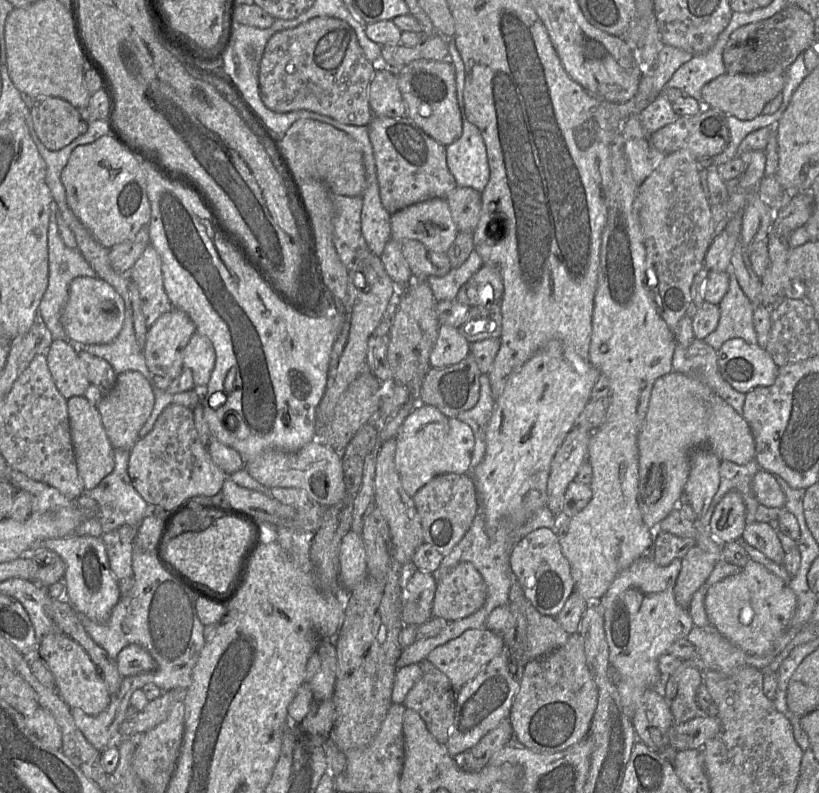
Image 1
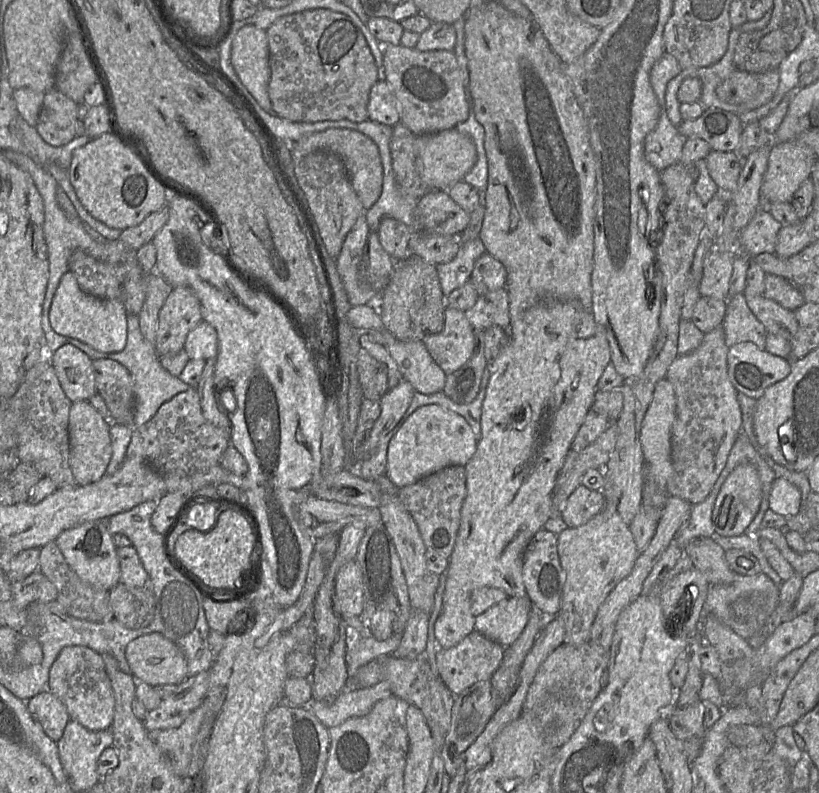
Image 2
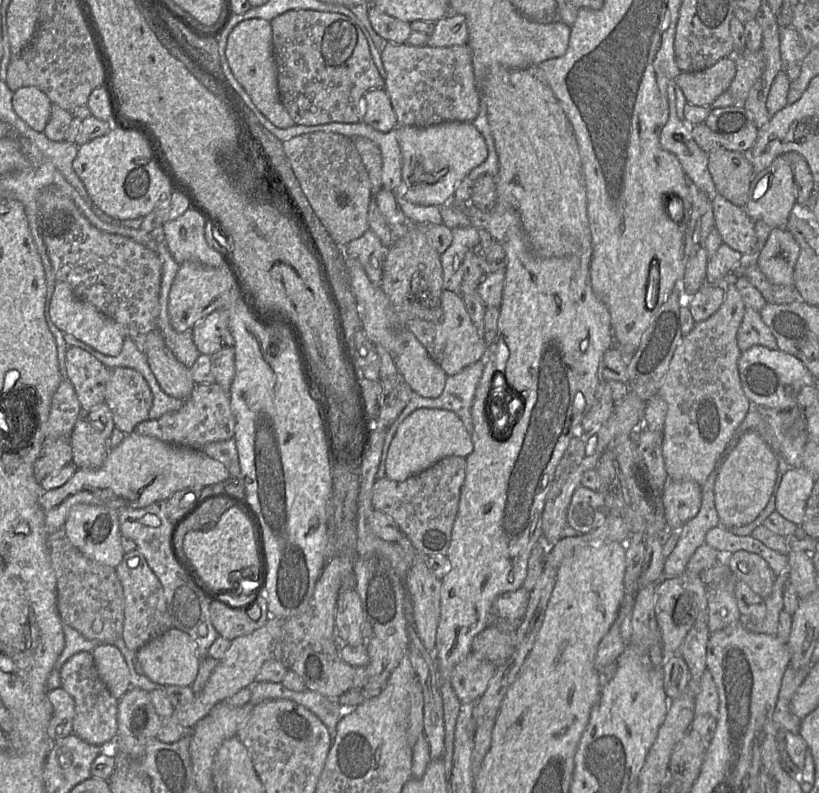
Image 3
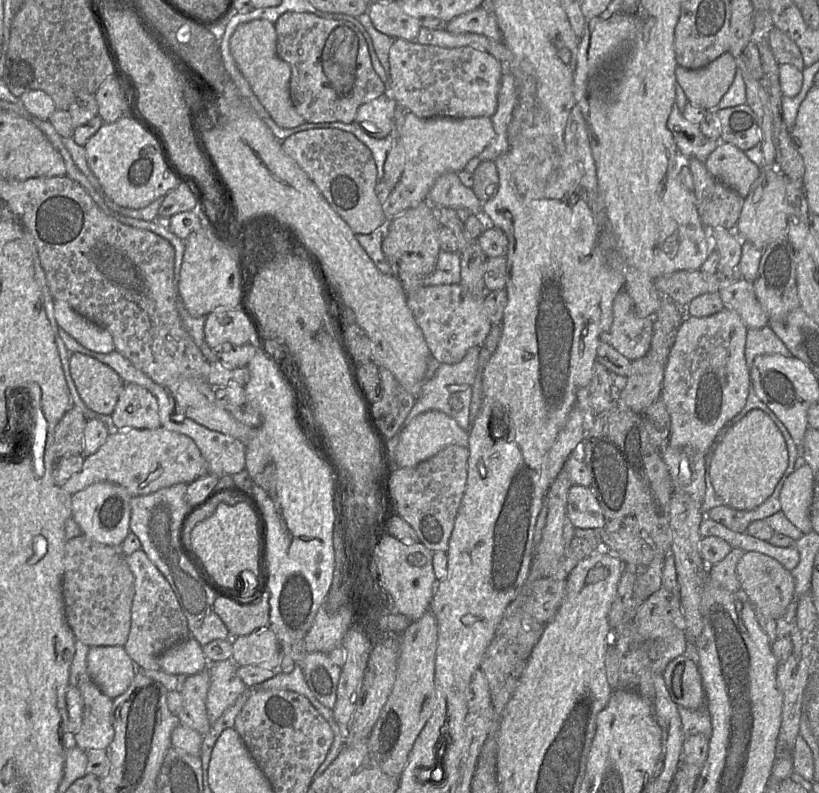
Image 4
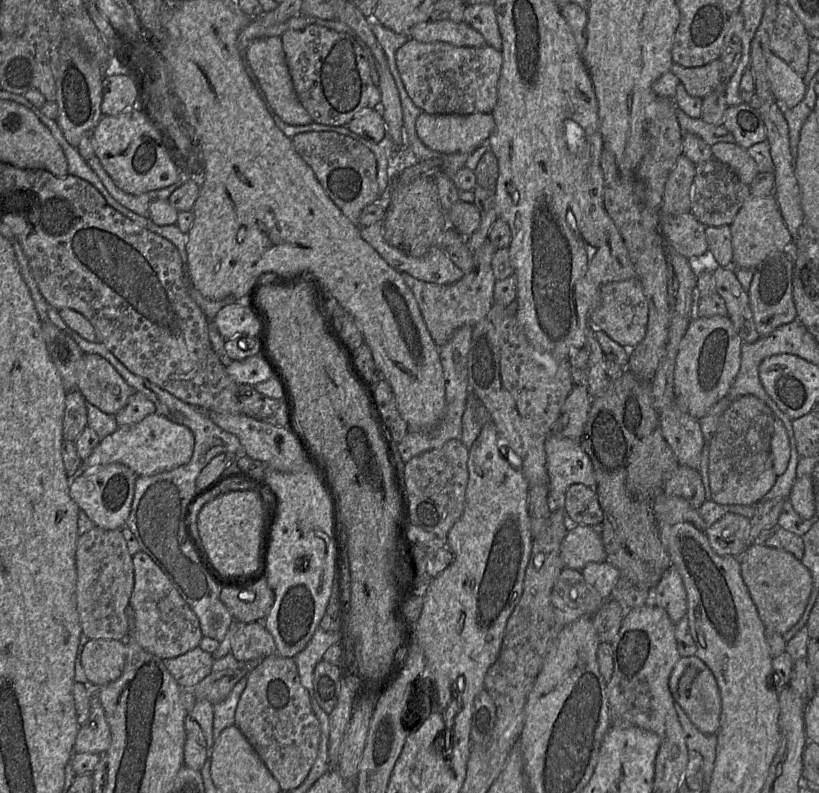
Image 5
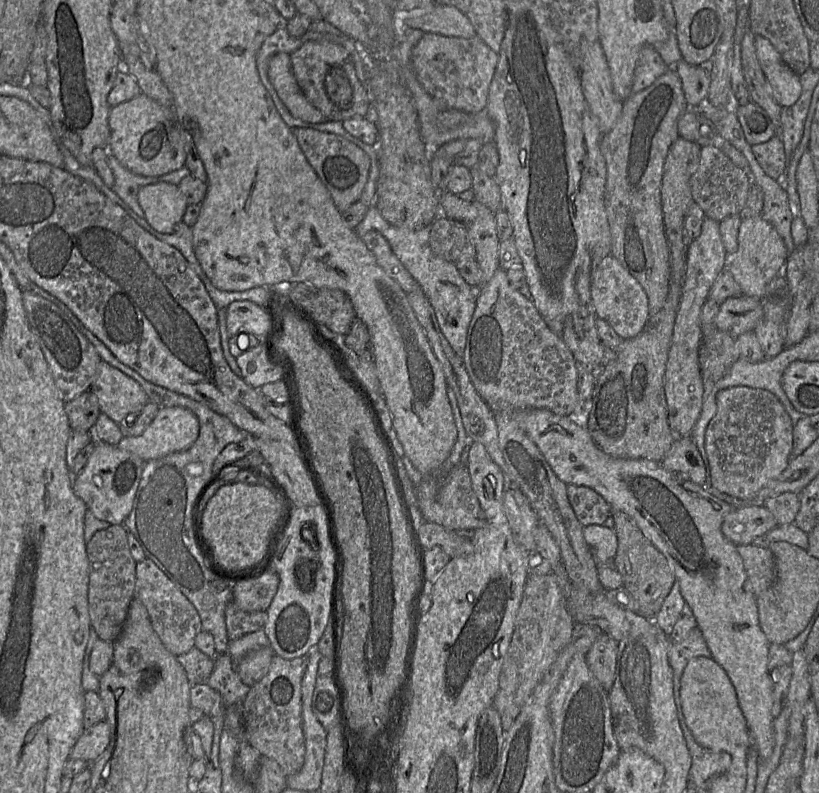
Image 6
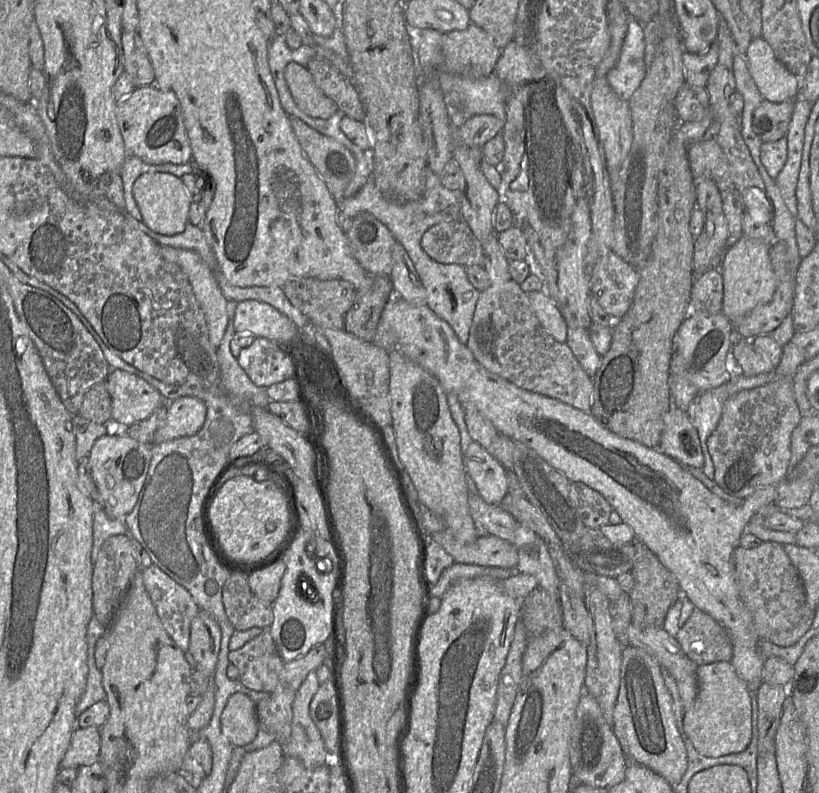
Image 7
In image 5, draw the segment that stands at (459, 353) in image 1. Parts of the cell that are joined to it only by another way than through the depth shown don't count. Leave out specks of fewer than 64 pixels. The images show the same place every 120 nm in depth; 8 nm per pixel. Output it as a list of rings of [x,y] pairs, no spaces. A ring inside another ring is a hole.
[[[486,241],[479,249],[473,252],[473,268],[463,278],[453,284],[433,284],[418,280],[402,272],[402,278],[412,291],[426,327],[438,348],[445,345],[454,332],[464,325],[476,324],[482,320],[493,305],[493,294],[496,279],[491,261],[496,248]]]

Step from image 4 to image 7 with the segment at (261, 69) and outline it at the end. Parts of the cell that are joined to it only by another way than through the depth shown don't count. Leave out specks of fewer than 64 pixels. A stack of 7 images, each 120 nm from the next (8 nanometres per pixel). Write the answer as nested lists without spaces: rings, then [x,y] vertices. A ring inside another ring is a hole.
[[[290,62],[284,77],[295,103],[307,115],[328,119],[338,110],[336,103],[317,87],[306,67]]]

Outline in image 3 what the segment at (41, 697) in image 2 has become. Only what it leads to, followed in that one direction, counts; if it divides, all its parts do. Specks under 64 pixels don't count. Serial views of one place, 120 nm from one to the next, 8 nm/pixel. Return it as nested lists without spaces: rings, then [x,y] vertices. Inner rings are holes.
[[[62,688],[48,692],[53,712],[48,724],[48,735],[52,742],[73,733],[75,702],[72,696]]]

